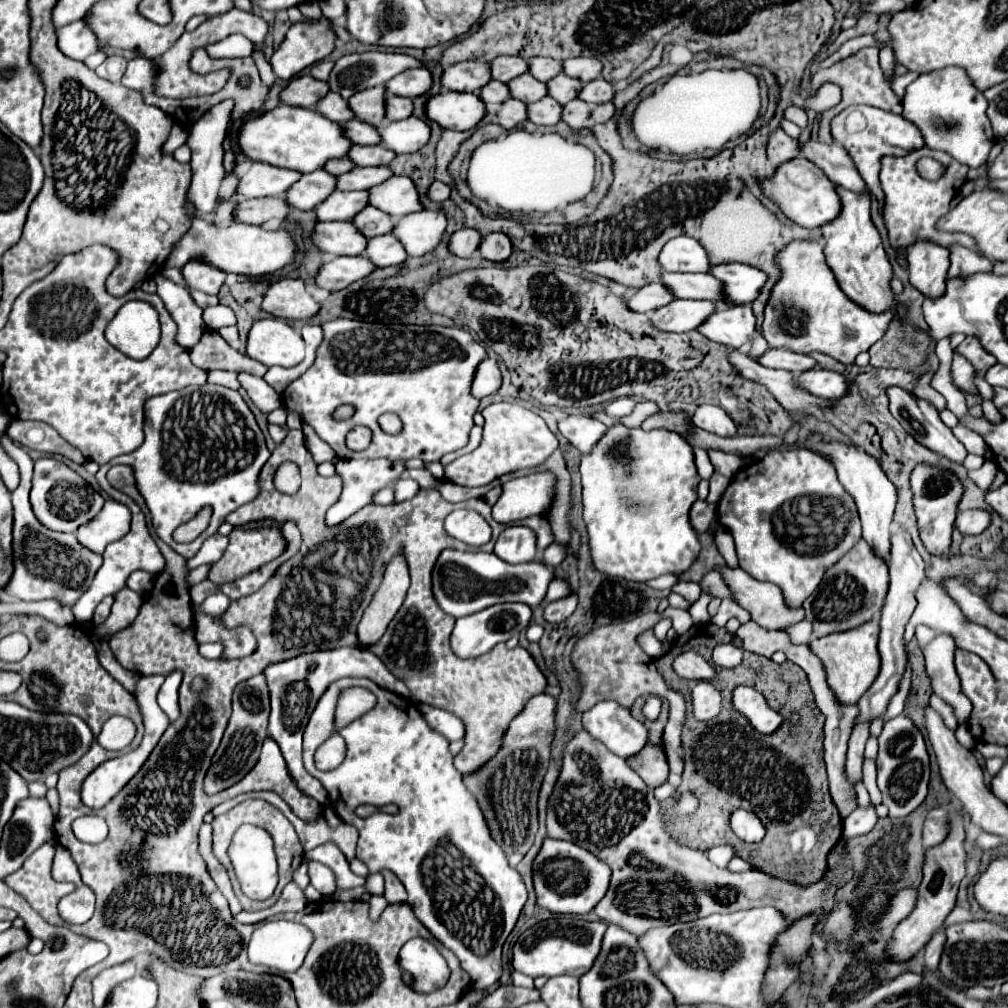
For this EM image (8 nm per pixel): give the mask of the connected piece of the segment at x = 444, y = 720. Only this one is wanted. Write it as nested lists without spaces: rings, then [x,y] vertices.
[[[424,703],[418,705],[418,707],[420,707],[426,723],[428,723],[436,733],[444,735],[448,741],[458,741],[458,739],[464,737],[464,723],[462,723],[456,715],[444,711],[444,709],[436,709],[436,707],[424,705]]]

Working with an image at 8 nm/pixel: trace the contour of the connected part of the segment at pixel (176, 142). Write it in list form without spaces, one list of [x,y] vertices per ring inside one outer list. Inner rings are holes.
[[[174,123],[172,133],[170,133],[168,141],[164,143],[164,151],[166,151],[166,153],[174,153],[174,149],[178,149],[180,145],[184,145],[184,143],[186,143],[186,137],[188,137],[188,133],[186,133],[184,125]]]

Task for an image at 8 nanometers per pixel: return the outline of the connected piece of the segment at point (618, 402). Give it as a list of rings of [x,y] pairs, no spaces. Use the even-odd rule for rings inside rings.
[[[622,397],[622,399],[614,399],[610,403],[604,405],[604,413],[610,415],[610,417],[622,417],[622,415],[628,415],[634,407],[634,399],[628,399],[628,397]]]

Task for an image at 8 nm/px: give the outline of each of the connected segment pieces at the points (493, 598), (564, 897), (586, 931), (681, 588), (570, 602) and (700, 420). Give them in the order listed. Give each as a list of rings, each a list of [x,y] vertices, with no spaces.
[[[444,549],[444,553],[440,553],[432,569],[432,593],[440,609],[458,619],[458,617],[466,617],[490,605],[506,603],[506,601],[520,601],[534,607],[542,603],[552,577],[554,577],[554,571],[542,561],[510,565],[498,559],[494,553]]]
[[[546,837],[538,855],[532,861],[532,879],[538,907],[552,913],[584,915],[592,911],[594,905],[604,897],[610,881],[610,867],[570,841]]]
[[[552,917],[546,921],[536,923],[528,931],[524,931],[512,955],[512,965],[516,971],[530,975],[530,977],[556,977],[556,975],[582,975],[586,973],[596,957],[600,955],[600,945],[606,933],[604,921],[584,921],[572,917]]]
[[[678,581],[674,587],[672,587],[674,593],[682,595],[690,605],[694,605],[700,597],[700,585],[698,583],[686,583],[686,581]]]
[[[576,593],[568,595],[564,599],[558,599],[554,603],[548,603],[544,607],[544,619],[550,621],[550,623],[562,623],[564,619],[568,619],[574,613],[576,605],[578,605],[578,595]]]
[[[700,405],[692,415],[692,423],[704,431],[716,433],[720,437],[736,437],[736,425],[722,407]]]

